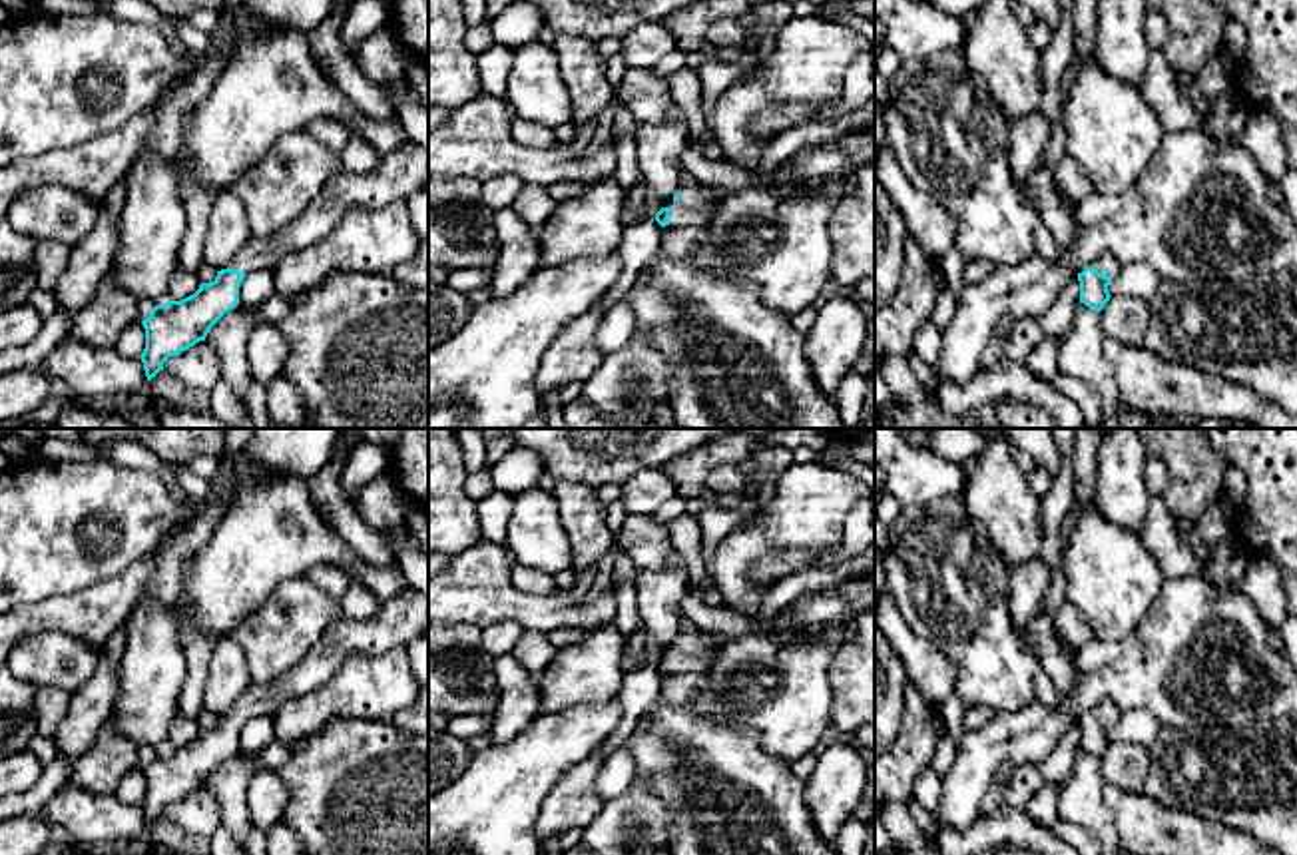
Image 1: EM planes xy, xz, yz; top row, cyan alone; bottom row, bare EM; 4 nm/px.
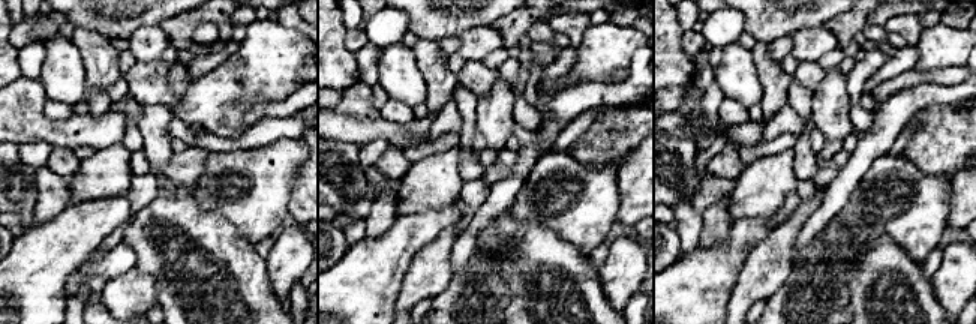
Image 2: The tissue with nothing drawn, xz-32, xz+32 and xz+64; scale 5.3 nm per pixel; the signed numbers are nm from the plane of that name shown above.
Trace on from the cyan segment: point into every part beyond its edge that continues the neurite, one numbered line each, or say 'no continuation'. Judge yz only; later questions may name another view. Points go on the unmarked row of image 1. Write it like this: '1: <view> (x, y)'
1: yz (1106, 710)

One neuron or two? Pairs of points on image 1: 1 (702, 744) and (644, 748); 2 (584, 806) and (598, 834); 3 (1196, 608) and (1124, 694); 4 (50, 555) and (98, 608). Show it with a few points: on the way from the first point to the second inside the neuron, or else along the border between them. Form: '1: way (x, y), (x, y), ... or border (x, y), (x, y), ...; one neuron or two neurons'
1: way (688, 742), (658, 748); one neuron
2: border (604, 804), (582, 828); two neurons
3: way (1186, 630), (1146, 672); one neuron
4: border (124, 570), (86, 588), (46, 596), (36, 602); two neurons

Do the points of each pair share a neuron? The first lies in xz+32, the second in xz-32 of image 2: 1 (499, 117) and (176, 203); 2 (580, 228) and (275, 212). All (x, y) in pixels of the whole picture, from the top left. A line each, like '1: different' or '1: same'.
1: same
2: same

